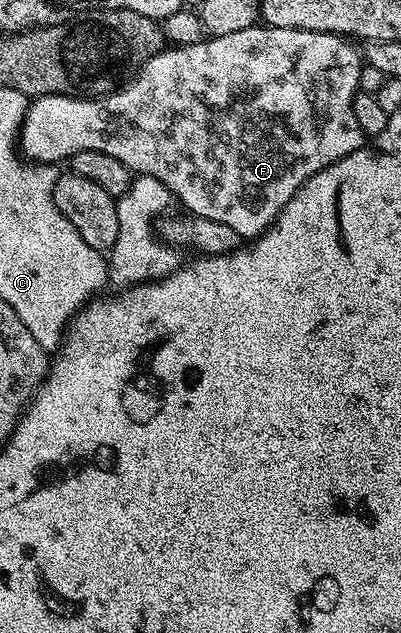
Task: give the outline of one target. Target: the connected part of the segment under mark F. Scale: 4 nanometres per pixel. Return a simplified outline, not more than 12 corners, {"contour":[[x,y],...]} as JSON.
{"contour":[[255,24],[100,98],[33,99],[36,164],[116,156],[253,240],[363,149],[364,58]]}

